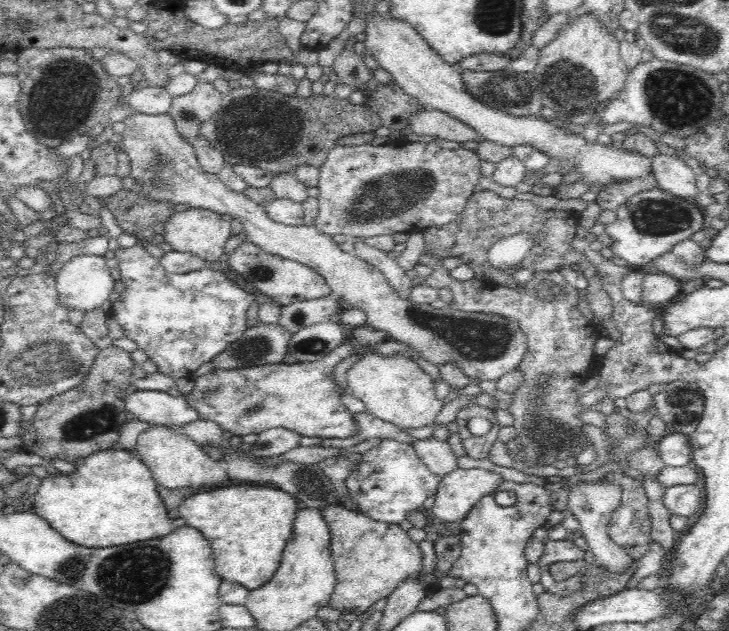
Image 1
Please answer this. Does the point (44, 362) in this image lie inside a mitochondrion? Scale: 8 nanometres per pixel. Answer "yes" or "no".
yes

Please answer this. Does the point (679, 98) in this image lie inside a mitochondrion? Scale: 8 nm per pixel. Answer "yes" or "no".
yes

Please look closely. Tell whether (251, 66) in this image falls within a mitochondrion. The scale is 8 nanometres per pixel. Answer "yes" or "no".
no

